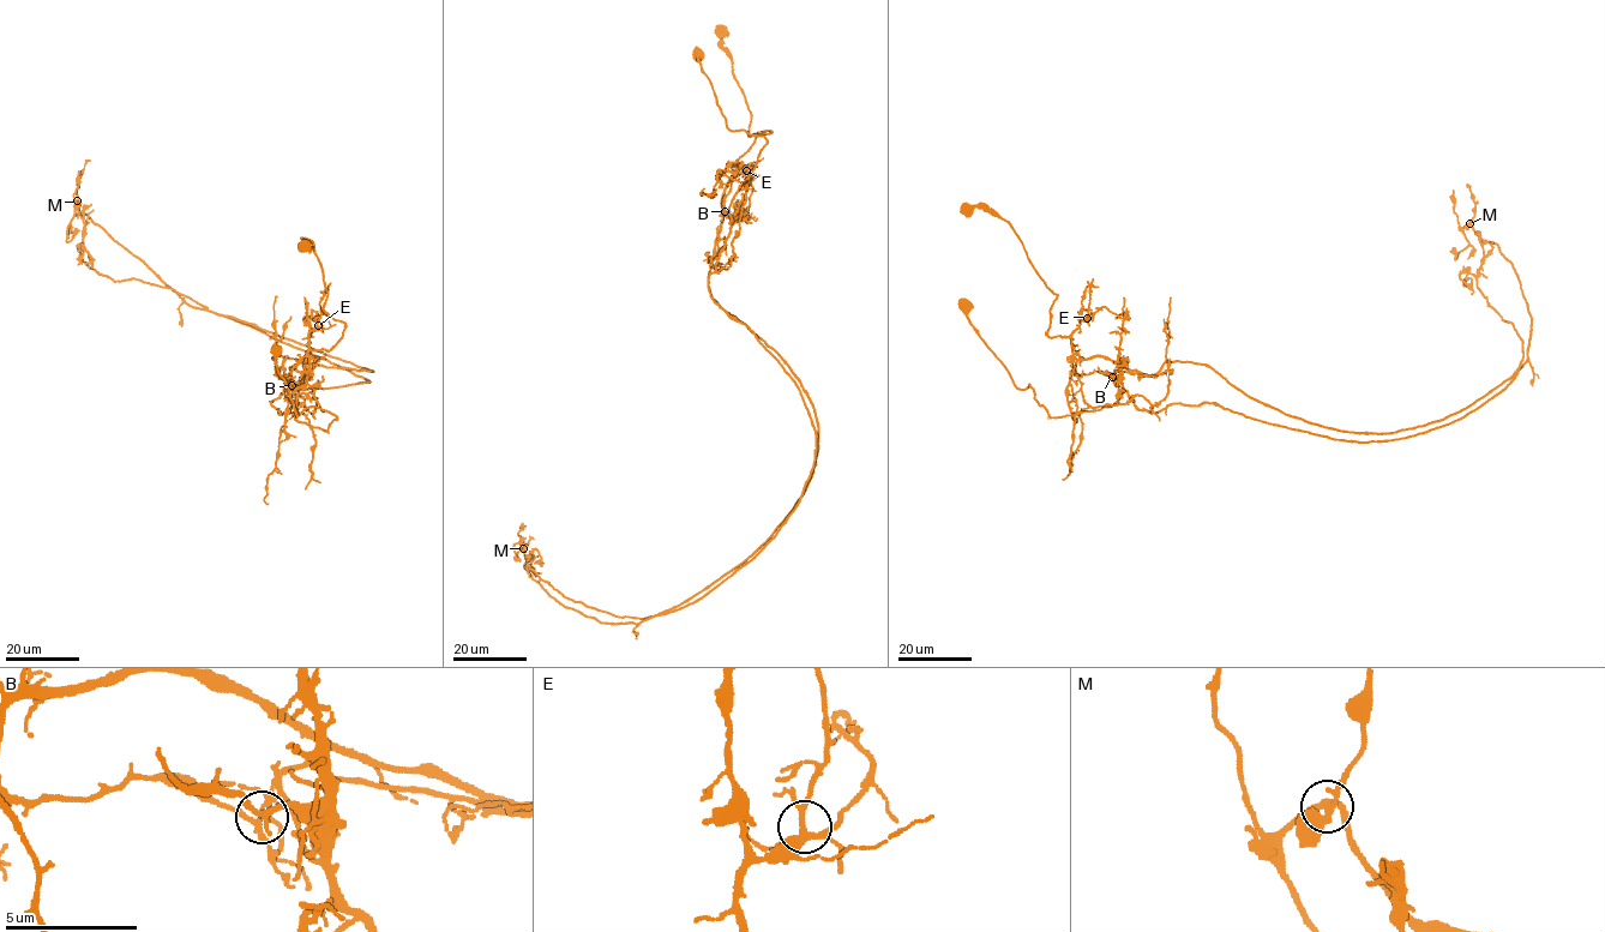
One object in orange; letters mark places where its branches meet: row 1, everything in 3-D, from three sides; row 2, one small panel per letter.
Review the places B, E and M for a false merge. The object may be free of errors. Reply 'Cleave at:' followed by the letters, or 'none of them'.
Cleave at: B

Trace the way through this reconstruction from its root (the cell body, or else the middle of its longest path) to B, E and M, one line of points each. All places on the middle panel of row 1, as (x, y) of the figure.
B: (721, 31), (751, 114), (749, 136), (771, 133), (758, 134), (735, 161), (725, 211)
E: (721, 31), (751, 114), (749, 136), (771, 133), (758, 134), (738, 160), (746, 170)
M: (721, 31), (771, 133), (708, 287), (810, 402), (812, 476), (637, 624), (560, 603), (523, 548)

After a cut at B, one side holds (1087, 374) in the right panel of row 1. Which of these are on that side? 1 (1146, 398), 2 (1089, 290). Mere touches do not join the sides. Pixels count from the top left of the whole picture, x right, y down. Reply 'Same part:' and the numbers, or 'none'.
Same part: 1, 2

